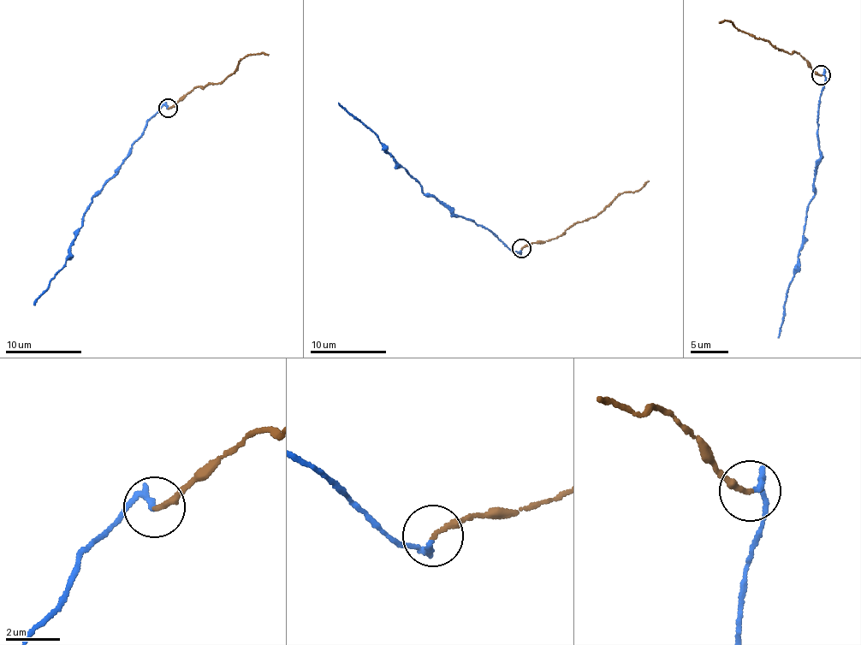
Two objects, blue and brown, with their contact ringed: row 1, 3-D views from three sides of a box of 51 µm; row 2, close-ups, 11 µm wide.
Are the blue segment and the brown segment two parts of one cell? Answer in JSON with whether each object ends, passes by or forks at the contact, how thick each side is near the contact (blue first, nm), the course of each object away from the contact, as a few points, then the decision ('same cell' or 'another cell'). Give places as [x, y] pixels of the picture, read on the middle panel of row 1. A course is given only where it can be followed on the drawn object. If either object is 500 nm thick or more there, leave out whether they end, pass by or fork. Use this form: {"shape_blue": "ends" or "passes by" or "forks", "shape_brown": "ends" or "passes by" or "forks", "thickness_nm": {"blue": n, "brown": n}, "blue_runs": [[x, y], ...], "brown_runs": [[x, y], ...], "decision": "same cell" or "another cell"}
{"shape_blue": "ends", "shape_brown": "ends", "thickness_nm": {"blue": 200, "brown": 180}, "blue_runs": [[521, 249], [510, 249], [489, 230], [452, 212], [424, 191], [385, 149], [377, 136], [338, 102]], "brown_runs": [[521, 249], [565, 233], [575, 222], [587, 221], [626, 192], [640, 190], [649, 180]], "decision": "another cell"}

